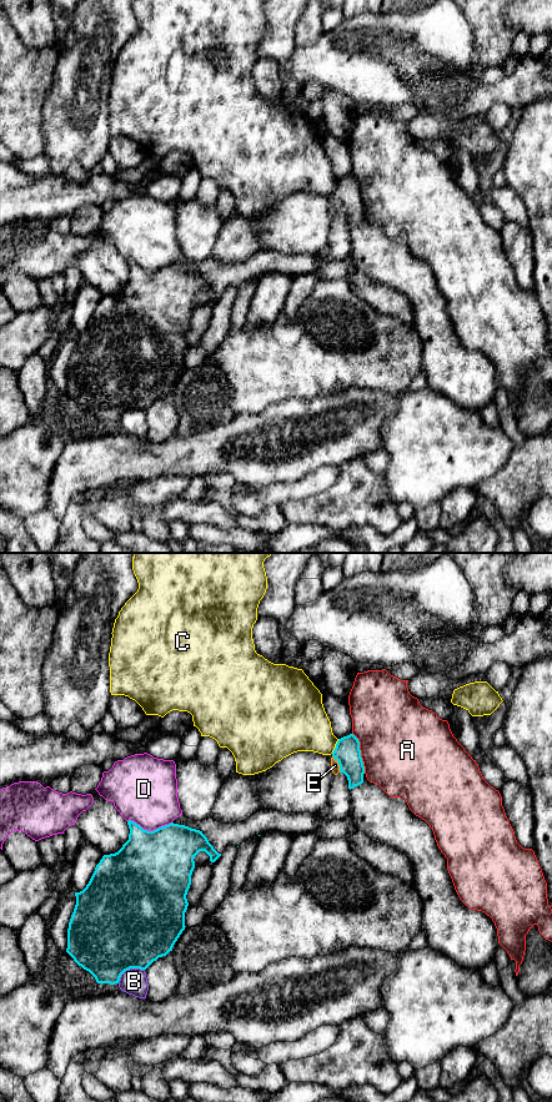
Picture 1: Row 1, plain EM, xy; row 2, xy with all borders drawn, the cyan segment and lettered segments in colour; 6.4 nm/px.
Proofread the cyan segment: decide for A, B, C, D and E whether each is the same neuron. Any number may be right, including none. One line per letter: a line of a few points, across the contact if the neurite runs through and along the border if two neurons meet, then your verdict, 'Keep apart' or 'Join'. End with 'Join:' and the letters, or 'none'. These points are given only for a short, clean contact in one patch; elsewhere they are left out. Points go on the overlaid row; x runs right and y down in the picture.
A: Keep apart
B: Keep apart
C: Keep apart
D: Keep apart
E: Line: xy (347, 753), (339, 764), (335, 765). Join
Join: E

